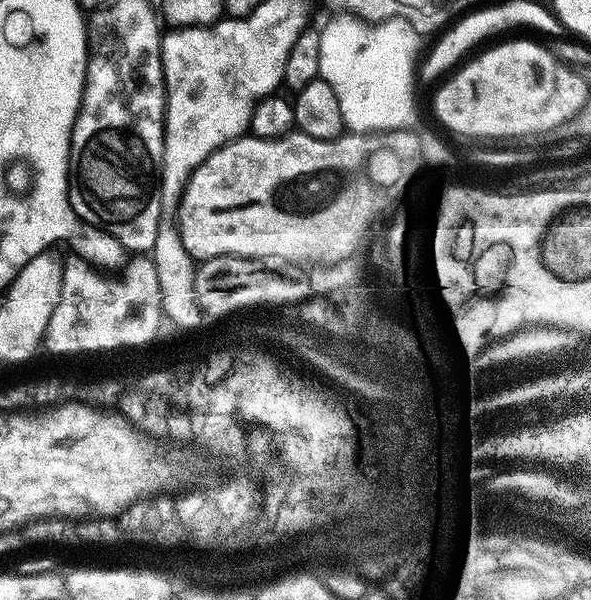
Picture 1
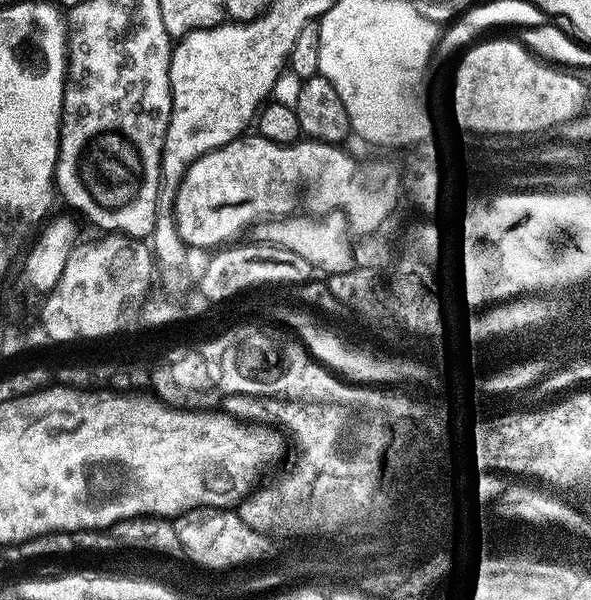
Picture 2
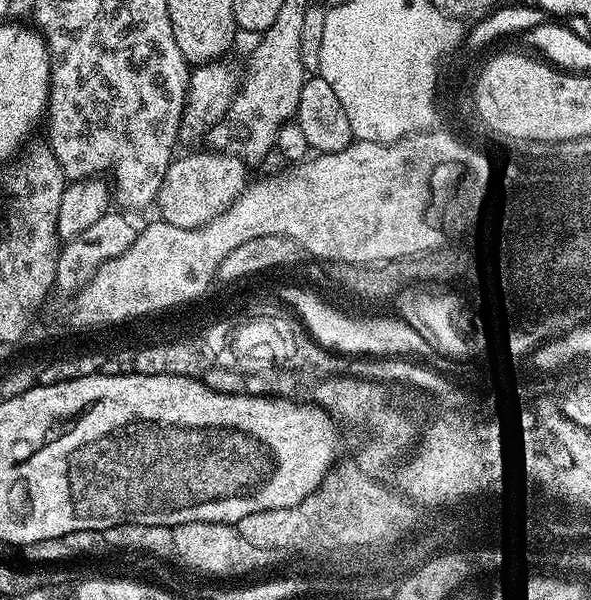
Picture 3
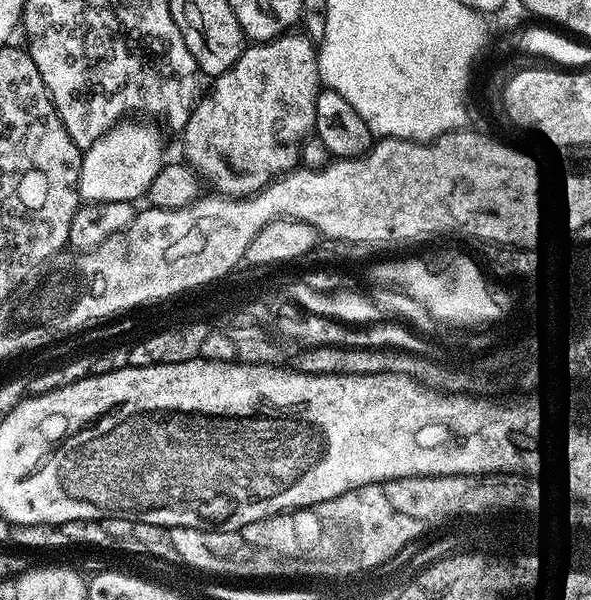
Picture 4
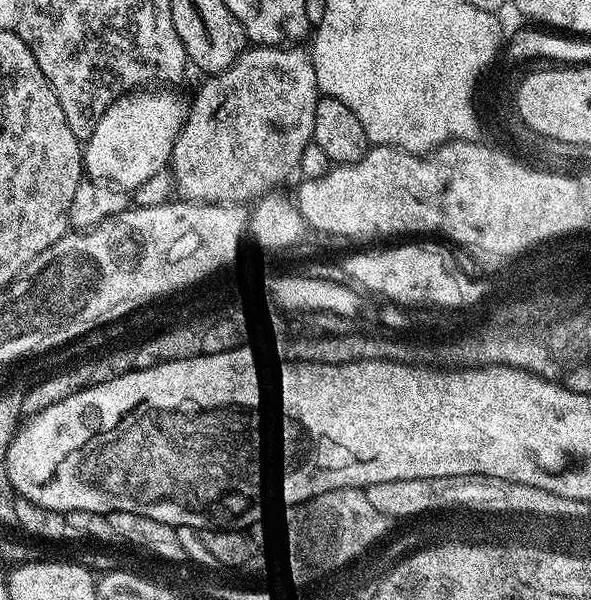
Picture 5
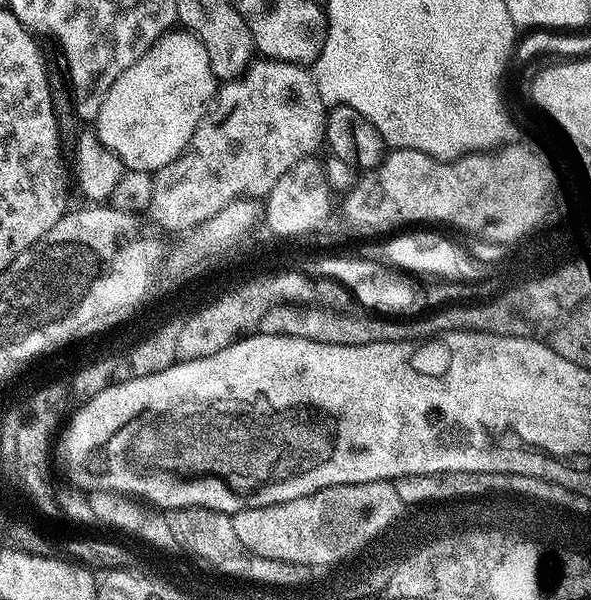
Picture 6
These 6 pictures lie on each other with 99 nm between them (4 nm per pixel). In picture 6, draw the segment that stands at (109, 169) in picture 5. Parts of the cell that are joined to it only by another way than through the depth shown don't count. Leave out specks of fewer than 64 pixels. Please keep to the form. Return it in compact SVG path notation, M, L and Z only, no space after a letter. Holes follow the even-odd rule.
M187 30L176 31L166 32L130 70L118 74L96 115L97 139L129 172L155 174L171 160L177 160L216 94L218 81L210 70L206 46Z

